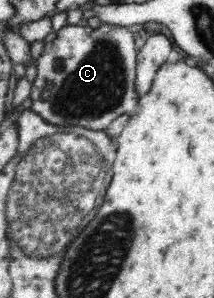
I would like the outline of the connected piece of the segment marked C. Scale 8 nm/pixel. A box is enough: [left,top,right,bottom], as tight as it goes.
[27,24,138,131]

